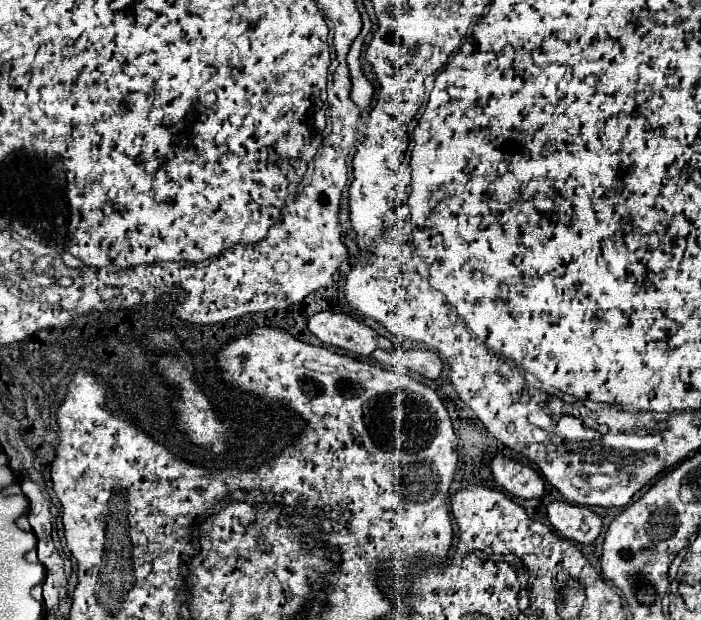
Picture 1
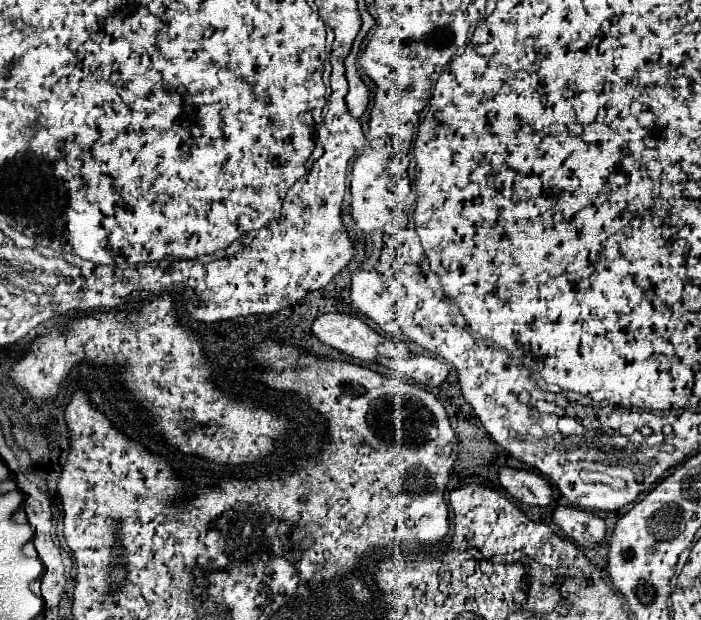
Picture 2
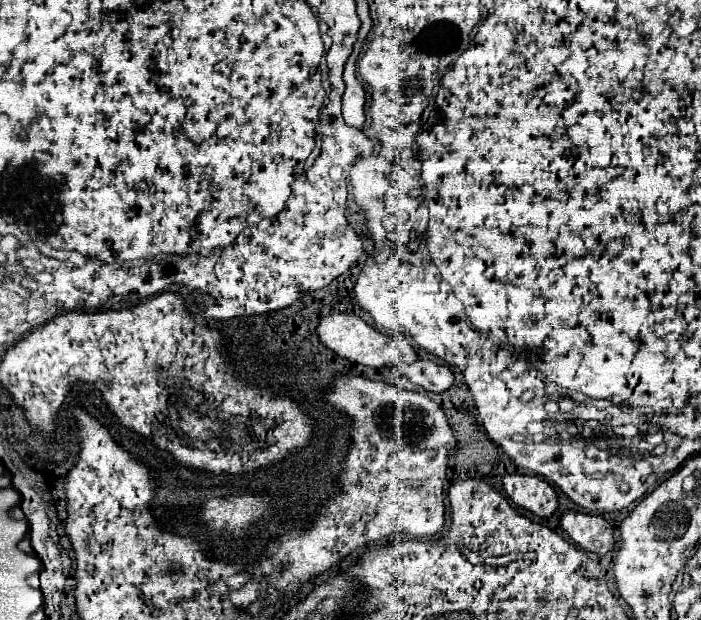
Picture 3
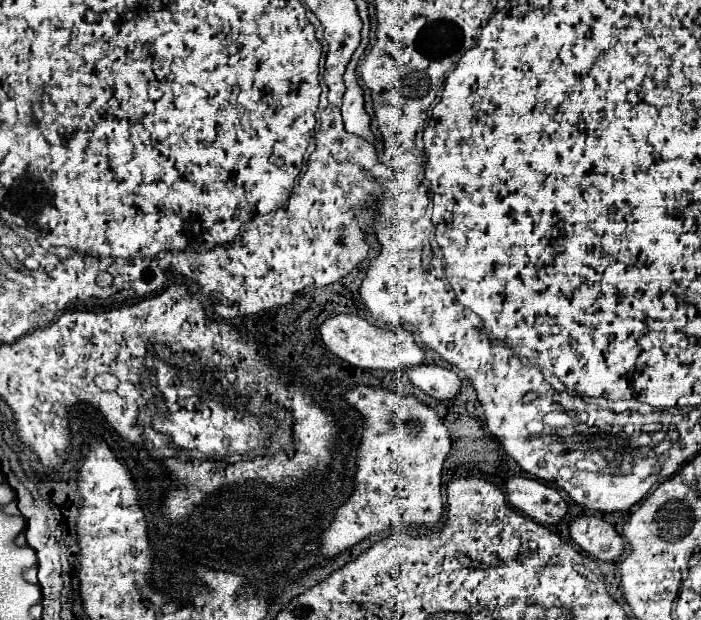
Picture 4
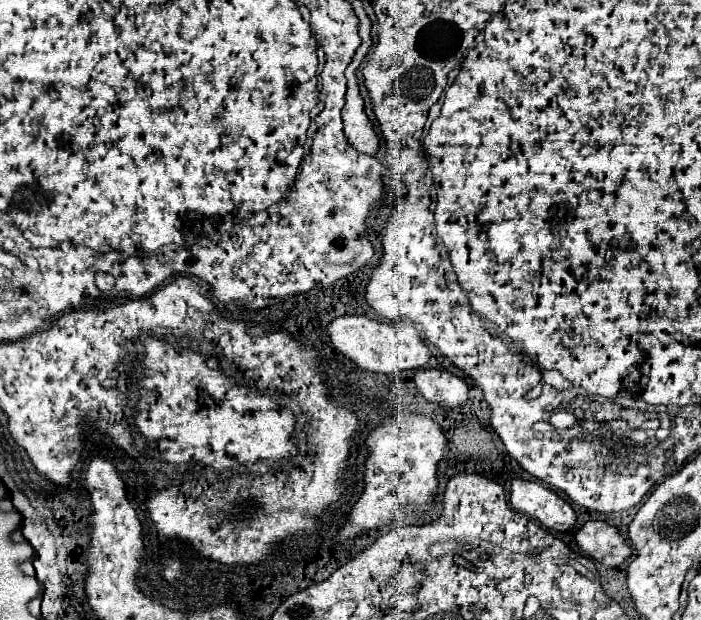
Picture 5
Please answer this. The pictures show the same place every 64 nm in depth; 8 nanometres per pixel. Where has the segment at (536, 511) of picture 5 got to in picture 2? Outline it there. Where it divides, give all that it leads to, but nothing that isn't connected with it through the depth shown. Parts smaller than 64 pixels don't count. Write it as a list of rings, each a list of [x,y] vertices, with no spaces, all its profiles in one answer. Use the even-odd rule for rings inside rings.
[[[502,466],[498,470],[498,482],[510,496],[518,498],[524,504],[548,506],[552,502],[550,482],[532,470]]]

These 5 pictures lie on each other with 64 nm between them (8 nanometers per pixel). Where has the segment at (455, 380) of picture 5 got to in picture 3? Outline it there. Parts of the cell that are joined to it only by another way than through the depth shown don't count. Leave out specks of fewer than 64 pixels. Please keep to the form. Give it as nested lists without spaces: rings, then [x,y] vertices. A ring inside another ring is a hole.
[[[416,360],[412,364],[396,364],[392,368],[396,368],[398,374],[412,380],[412,384],[418,384],[424,390],[432,390],[432,392],[448,390],[454,380],[452,370],[448,366],[436,364],[432,360]]]

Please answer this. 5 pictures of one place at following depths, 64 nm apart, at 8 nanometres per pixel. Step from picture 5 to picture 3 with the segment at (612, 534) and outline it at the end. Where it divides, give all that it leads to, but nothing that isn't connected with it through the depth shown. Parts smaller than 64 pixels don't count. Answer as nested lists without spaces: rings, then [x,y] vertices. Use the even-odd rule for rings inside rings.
[[[566,510],[560,516],[560,524],[562,524],[562,530],[566,530],[568,536],[586,552],[604,556],[614,550],[612,526],[602,516]]]

